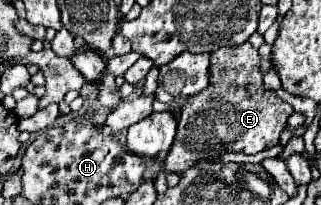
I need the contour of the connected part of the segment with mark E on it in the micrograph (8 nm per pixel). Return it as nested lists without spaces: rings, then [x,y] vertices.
[[[250,42],[214,50],[210,54],[210,86],[194,94],[180,110],[176,140],[166,154],[164,170],[182,174],[210,156],[224,152],[256,154],[276,146],[294,108],[282,102],[276,92],[266,90],[262,76],[260,54]]]

